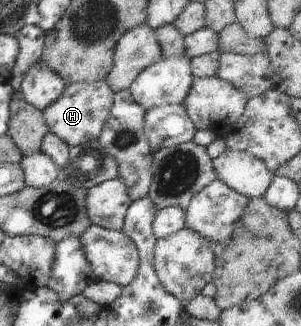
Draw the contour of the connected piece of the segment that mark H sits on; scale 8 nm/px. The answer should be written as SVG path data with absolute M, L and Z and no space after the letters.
M92 81L65 85L60 98L42 112L50 131L69 147L97 140L114 102L115 92L106 81Z

